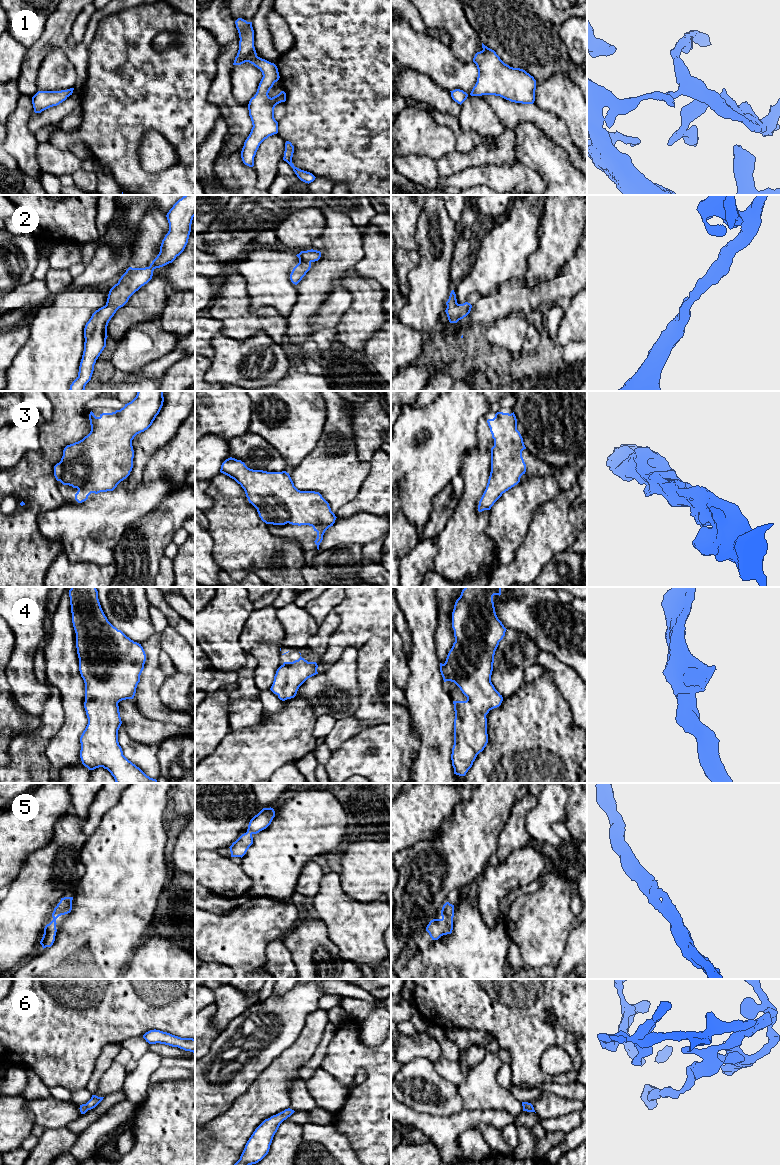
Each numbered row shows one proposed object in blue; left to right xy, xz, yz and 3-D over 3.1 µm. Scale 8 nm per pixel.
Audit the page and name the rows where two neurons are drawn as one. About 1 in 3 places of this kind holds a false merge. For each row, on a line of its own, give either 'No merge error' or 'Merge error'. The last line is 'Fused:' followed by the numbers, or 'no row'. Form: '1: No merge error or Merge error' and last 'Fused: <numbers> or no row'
1: No merge error
2: No merge error
3: No merge error
4: No merge error
5: No merge error
6: No merge error
Fused: no row

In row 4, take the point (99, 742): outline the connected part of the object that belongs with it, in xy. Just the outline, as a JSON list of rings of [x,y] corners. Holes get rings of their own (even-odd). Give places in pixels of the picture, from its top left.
[[[71,587],[69,597],[79,671],[85,683],[84,708],[88,718],[80,737],[82,764],[89,770],[99,767],[107,769],[116,783],[158,783],[123,755],[118,742],[118,730],[122,724],[118,703],[134,698],[146,661],[145,651],[141,644],[131,640],[108,621],[96,587]]]

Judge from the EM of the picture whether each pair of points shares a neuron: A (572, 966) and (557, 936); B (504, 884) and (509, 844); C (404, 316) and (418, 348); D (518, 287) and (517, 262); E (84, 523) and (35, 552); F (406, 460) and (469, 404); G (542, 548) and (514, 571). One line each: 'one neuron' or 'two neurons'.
A: two neurons
B: two neurons
C: two neurons
D: two neurons
E: two neurons
F: one neuron
G: one neuron

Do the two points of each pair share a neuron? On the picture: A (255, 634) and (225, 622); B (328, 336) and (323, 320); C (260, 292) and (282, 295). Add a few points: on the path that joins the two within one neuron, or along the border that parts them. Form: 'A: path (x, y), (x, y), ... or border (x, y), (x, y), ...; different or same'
A: border (253, 609), (239, 636), (239, 644), (246, 652); different
B: border (334, 327), (324, 327), (312, 333); different
C: path (265, 292), (277, 292); same

